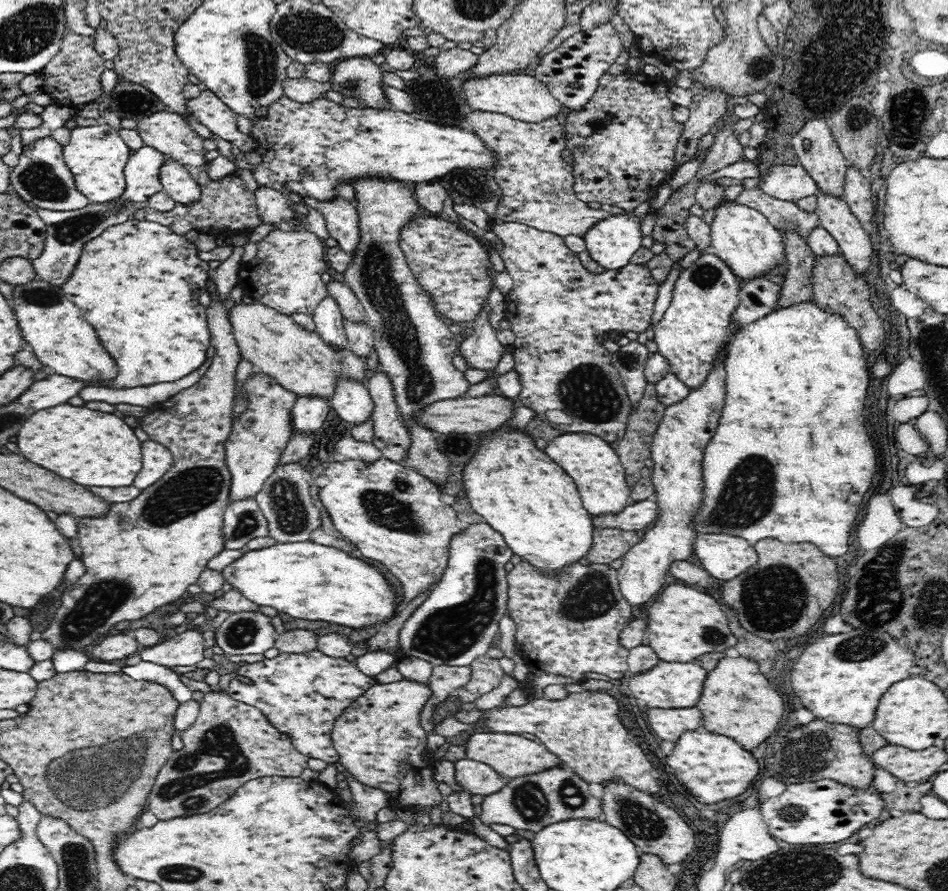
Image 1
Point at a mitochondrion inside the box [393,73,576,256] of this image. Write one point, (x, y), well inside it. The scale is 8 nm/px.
(434, 93)

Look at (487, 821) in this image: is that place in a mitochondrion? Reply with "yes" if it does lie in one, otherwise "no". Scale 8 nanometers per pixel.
no

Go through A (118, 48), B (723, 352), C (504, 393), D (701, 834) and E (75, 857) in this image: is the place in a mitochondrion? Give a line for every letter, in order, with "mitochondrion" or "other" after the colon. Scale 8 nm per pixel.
A: other
B: other
C: other
D: other
E: mitochondrion

